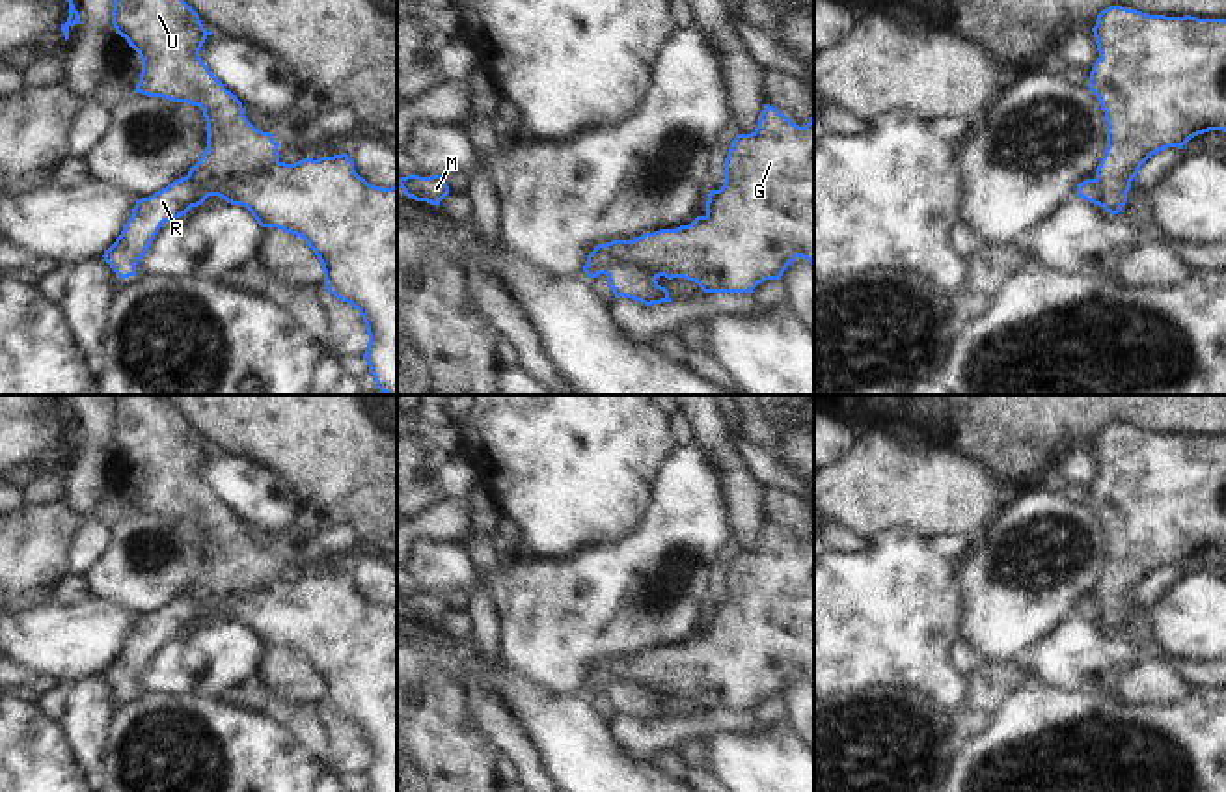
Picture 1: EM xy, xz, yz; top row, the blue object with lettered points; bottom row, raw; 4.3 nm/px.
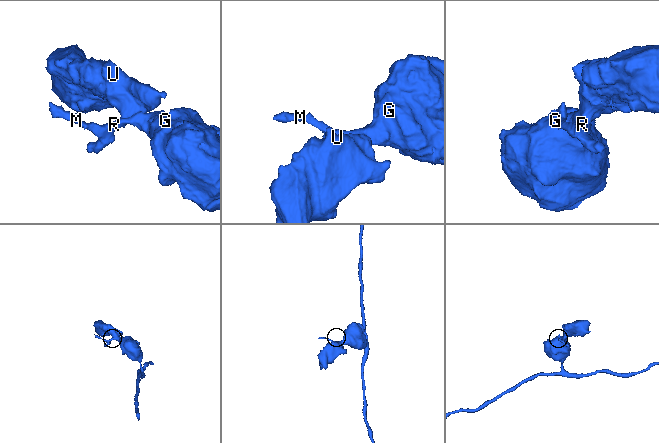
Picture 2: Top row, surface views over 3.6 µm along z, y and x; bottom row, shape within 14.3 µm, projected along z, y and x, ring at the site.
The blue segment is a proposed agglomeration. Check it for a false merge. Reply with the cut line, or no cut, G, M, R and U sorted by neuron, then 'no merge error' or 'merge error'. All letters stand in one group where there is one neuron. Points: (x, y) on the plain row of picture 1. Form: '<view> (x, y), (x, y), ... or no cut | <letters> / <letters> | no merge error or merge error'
xy (278, 576), (245, 593), (230, 595), (204, 615) | G M R / U | merge error

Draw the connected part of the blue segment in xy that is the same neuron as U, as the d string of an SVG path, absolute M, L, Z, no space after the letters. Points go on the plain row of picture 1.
M116 395L112 427L116 451L127 457L142 477L142 490L134 511L188 520L203 527L207 539L207 565L188 593L198 604L198 624L205 615L229 596L246 594L250 589L279 578L279 561L270 550L255 546L242 529L242 520L224 505L199 475L207 449L199 432L166 401L155 395Z

